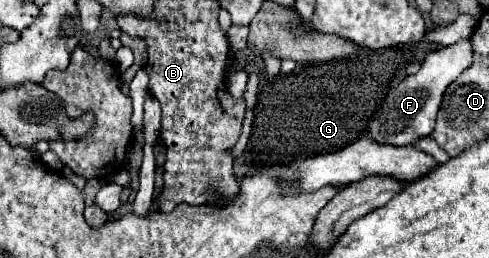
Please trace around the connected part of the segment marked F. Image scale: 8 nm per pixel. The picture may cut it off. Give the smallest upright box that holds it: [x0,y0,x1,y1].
[368,38,472,146]

